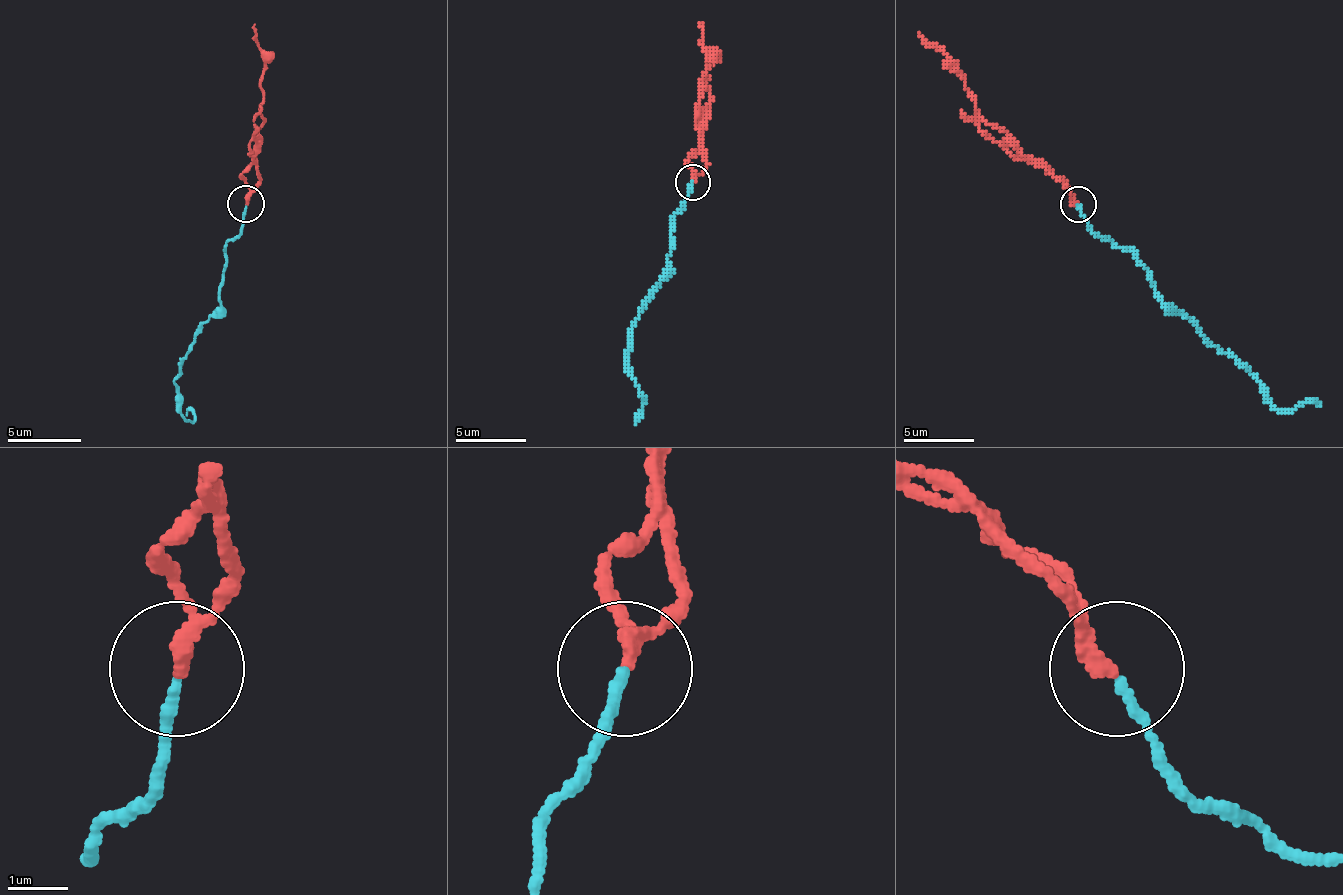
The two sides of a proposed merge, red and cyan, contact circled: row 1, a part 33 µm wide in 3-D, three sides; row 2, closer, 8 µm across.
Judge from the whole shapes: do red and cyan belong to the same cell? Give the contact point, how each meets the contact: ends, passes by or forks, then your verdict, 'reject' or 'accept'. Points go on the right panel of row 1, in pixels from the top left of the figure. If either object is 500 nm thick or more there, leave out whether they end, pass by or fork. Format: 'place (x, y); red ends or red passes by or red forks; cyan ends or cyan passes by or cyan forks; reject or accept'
place (1078, 204); red passes by; cyan ends; accept

